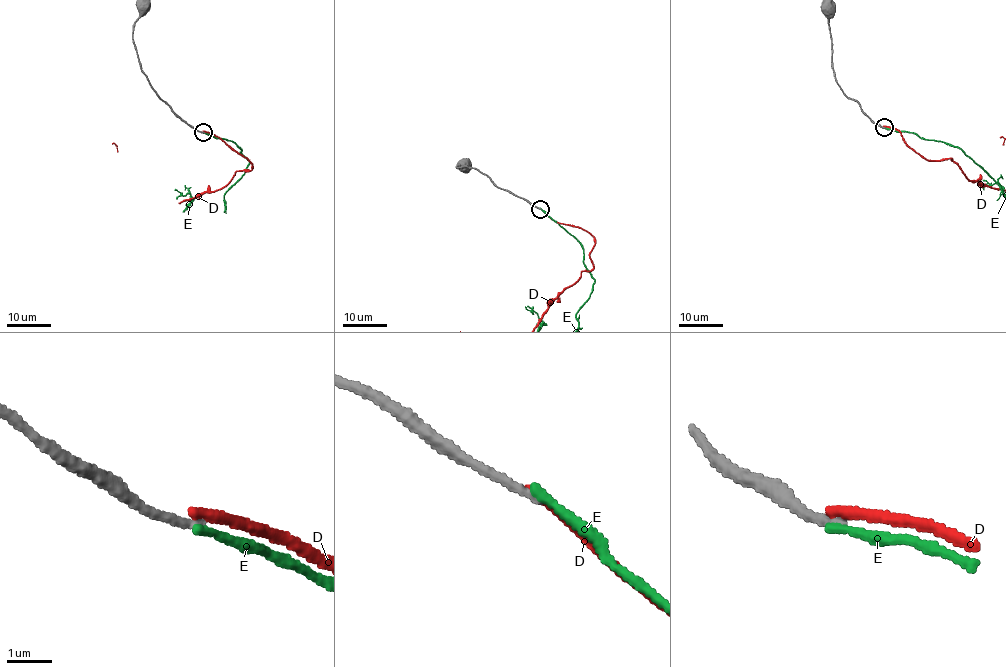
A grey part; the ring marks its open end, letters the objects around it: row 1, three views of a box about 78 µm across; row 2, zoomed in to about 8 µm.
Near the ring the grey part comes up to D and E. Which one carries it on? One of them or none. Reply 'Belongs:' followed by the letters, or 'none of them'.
Belongs: none of them

